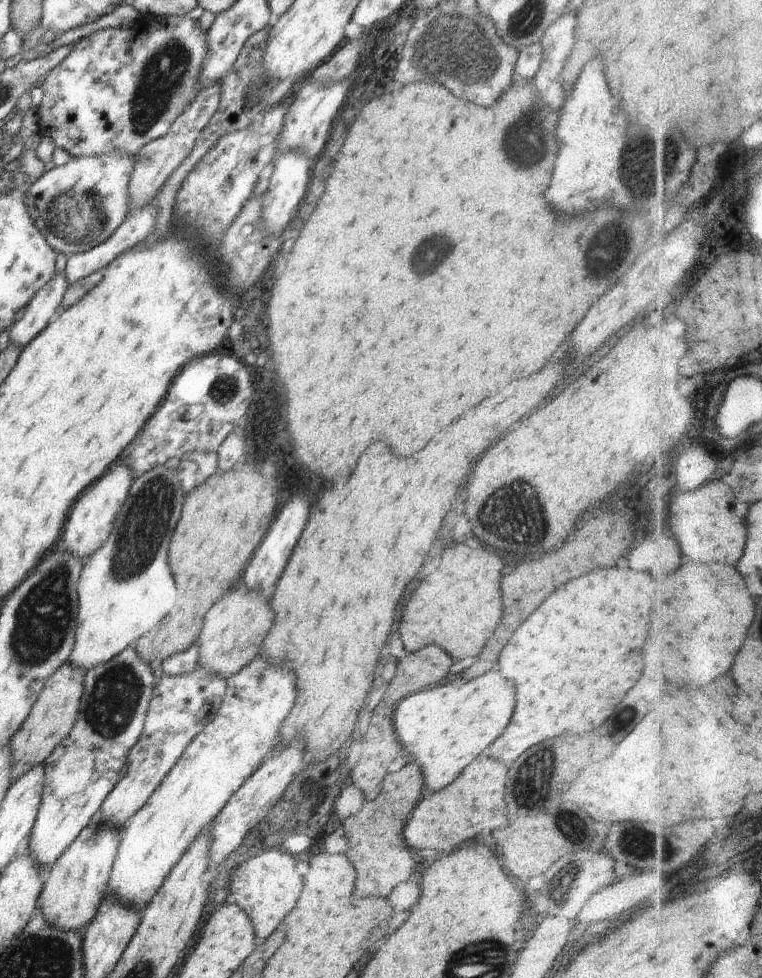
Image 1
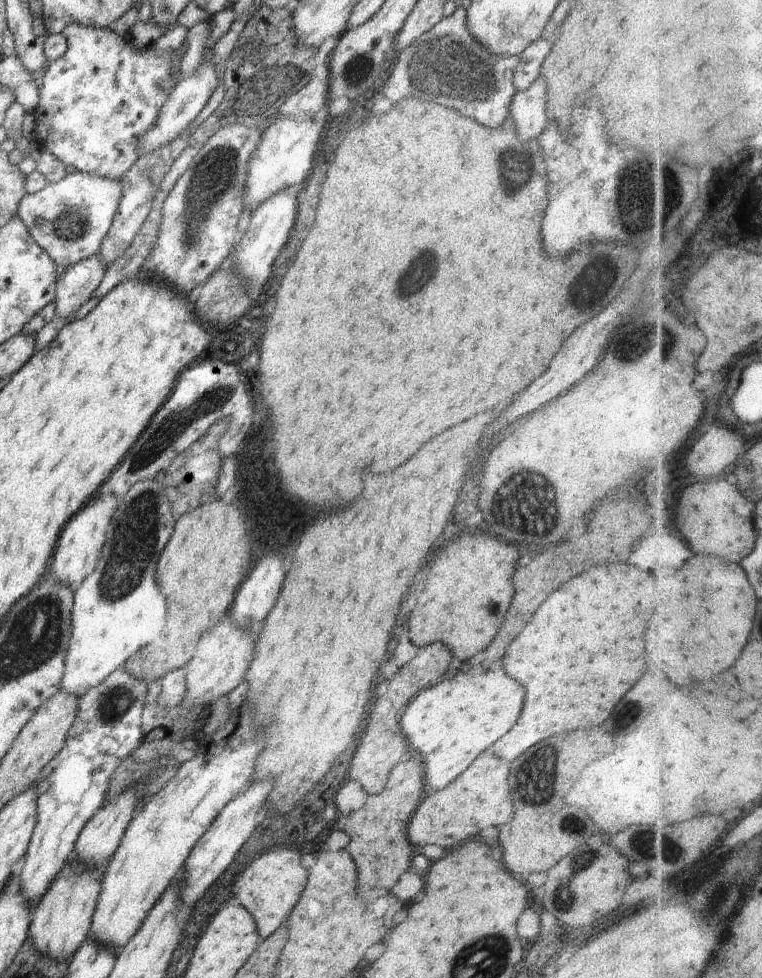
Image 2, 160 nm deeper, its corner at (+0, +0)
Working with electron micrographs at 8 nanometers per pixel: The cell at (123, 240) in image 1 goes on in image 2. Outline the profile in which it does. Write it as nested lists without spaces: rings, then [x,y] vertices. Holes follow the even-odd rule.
[[[97,254],[66,269],[57,280],[55,314],[66,319],[73,315],[99,287],[105,270]]]

